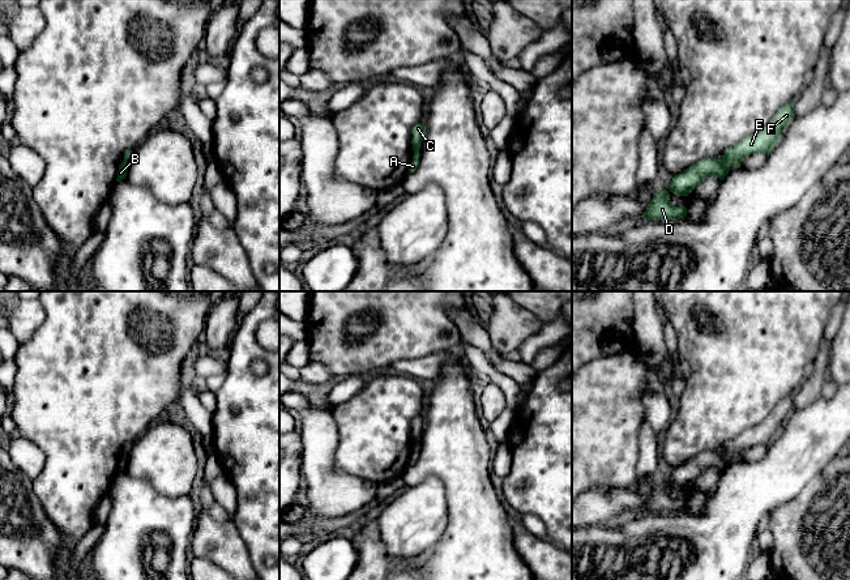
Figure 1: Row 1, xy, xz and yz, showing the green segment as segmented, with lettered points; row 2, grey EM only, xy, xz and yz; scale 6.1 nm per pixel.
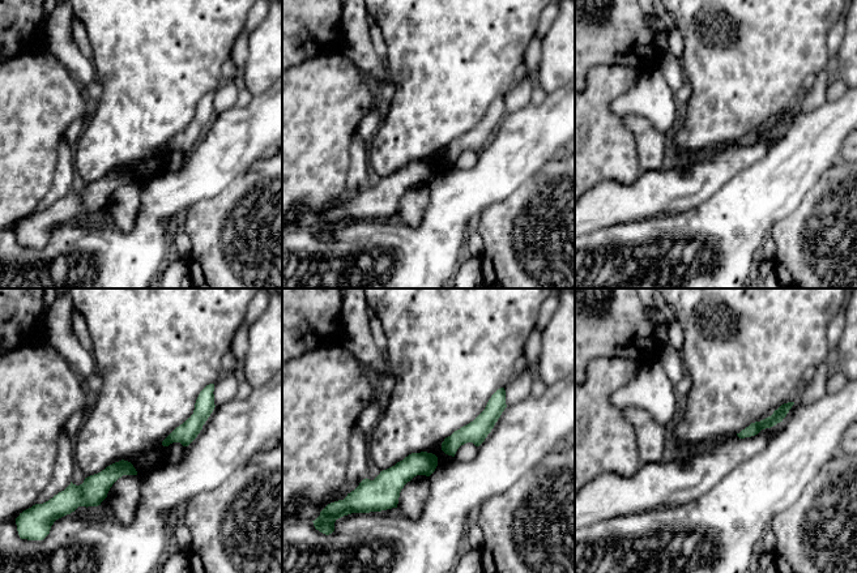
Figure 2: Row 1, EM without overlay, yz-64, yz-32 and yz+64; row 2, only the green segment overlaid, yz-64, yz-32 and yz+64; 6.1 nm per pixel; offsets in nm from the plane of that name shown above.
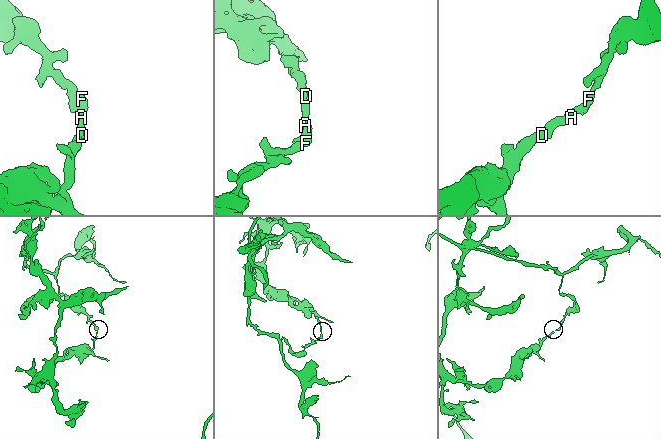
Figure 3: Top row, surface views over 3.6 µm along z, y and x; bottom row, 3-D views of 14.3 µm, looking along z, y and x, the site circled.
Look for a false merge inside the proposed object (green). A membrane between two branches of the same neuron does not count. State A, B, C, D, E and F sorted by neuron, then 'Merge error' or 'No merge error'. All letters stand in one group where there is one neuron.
Groups: A E F / B C D. Merge error

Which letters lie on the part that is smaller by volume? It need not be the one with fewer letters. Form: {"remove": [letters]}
{"remove": ["A", "E", "F"]}

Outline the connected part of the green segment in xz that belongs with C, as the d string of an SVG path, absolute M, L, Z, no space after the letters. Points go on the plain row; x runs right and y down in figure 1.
M419 415L413 421L411 436L414 445L419 445L422 434L424 431L424 425L426 425L424 415Z

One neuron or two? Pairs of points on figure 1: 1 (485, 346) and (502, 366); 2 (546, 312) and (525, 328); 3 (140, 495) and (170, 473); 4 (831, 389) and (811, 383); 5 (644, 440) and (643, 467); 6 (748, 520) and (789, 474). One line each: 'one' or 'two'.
1: one
2: two
3: two
4: two
5: one
6: one

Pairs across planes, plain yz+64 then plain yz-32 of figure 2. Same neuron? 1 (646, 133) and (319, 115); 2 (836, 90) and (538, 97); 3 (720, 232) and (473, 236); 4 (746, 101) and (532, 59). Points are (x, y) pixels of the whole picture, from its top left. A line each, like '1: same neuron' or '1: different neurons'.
1: different neurons
2: same neuron
3: different neurons
4: different neurons

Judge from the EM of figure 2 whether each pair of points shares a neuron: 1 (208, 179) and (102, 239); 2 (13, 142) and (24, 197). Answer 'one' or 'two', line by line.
1: one
2: one

